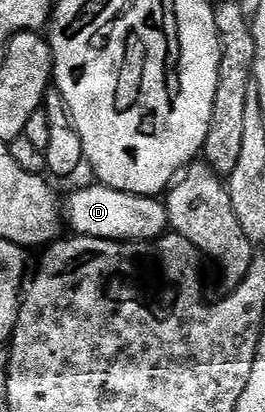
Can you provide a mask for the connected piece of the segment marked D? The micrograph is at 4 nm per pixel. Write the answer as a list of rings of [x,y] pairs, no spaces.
[[[92,183],[85,185],[82,189],[77,189],[69,198],[63,201],[63,221],[70,225],[74,234],[82,237],[103,237],[112,241],[143,241],[160,237],[162,233],[169,229],[169,216],[165,210],[164,200],[148,193],[128,193],[113,189],[109,185]]]

